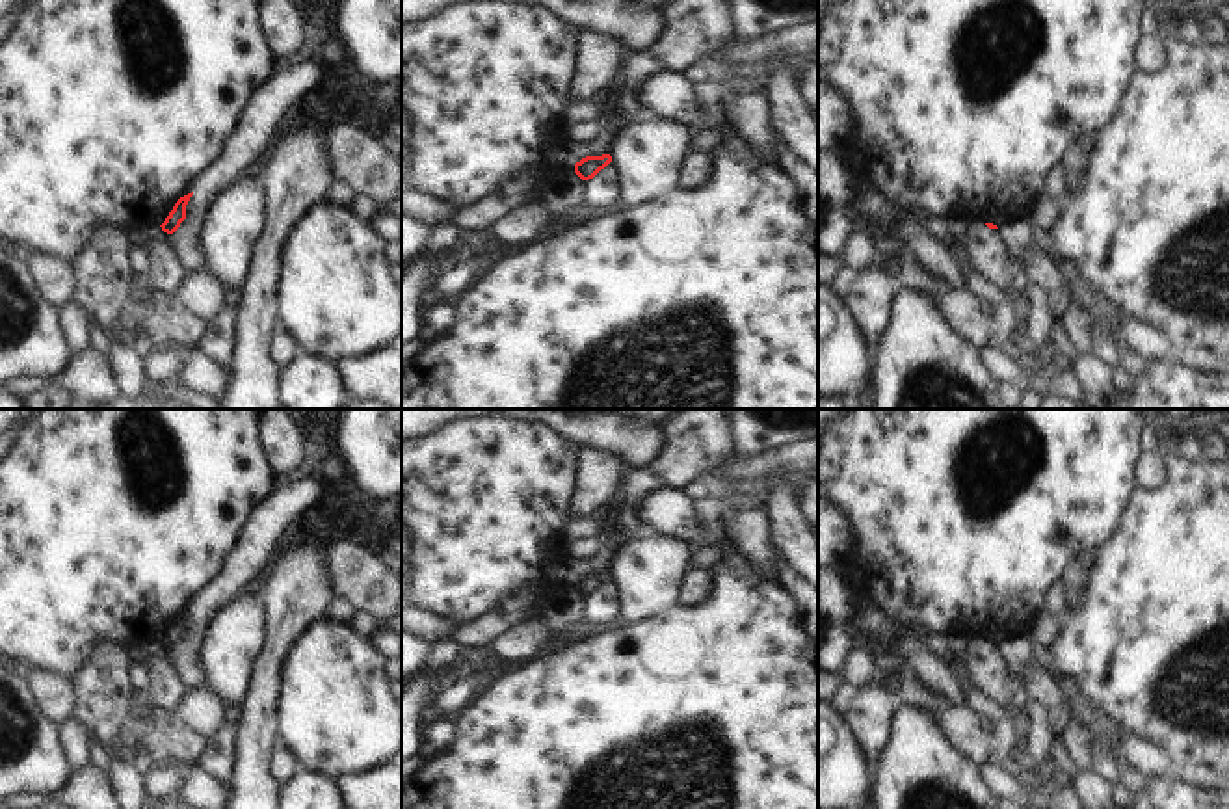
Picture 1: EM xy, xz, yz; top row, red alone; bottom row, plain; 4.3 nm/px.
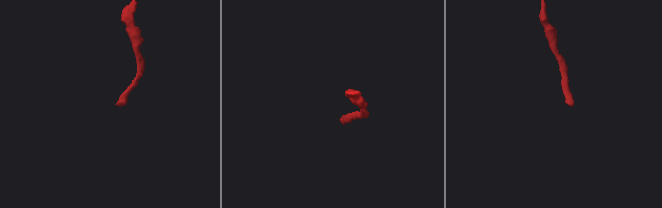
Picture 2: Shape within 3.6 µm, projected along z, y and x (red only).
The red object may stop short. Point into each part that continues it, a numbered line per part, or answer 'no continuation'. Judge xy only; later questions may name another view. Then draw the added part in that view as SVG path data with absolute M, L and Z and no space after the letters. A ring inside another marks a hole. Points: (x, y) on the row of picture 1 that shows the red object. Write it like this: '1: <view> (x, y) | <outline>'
no continuation

